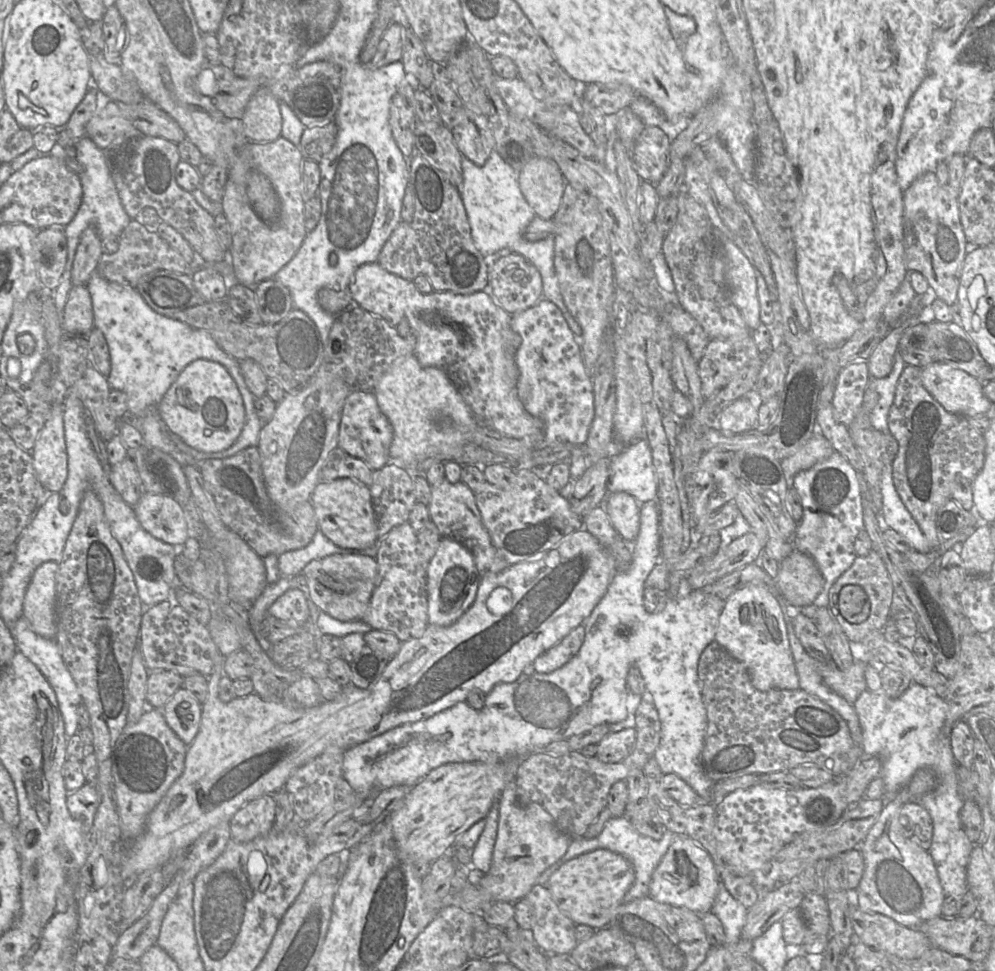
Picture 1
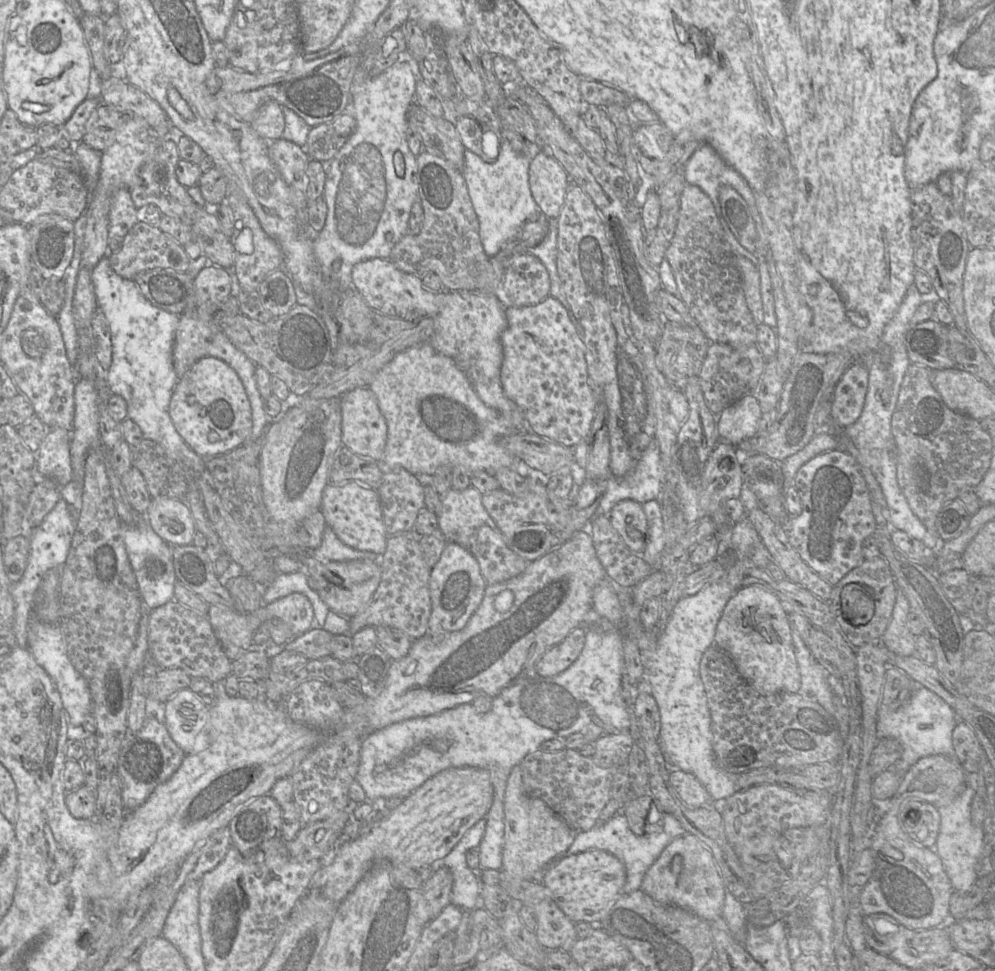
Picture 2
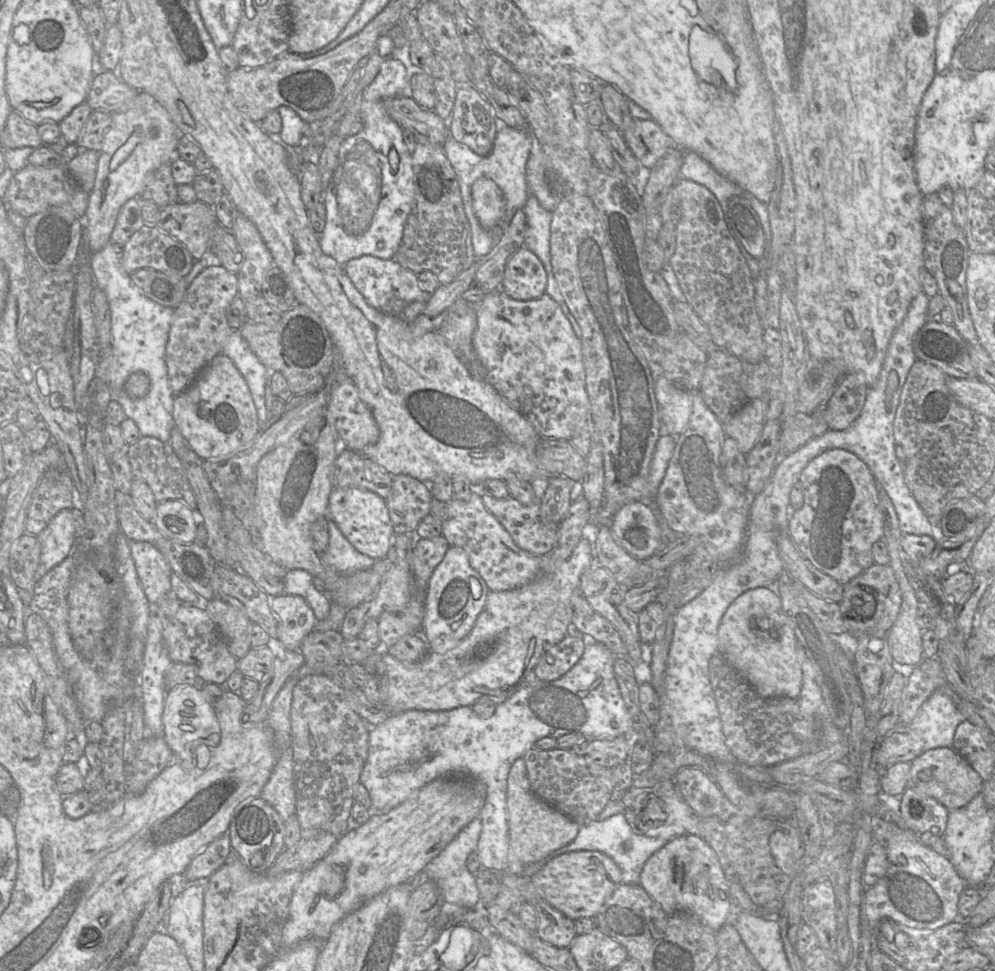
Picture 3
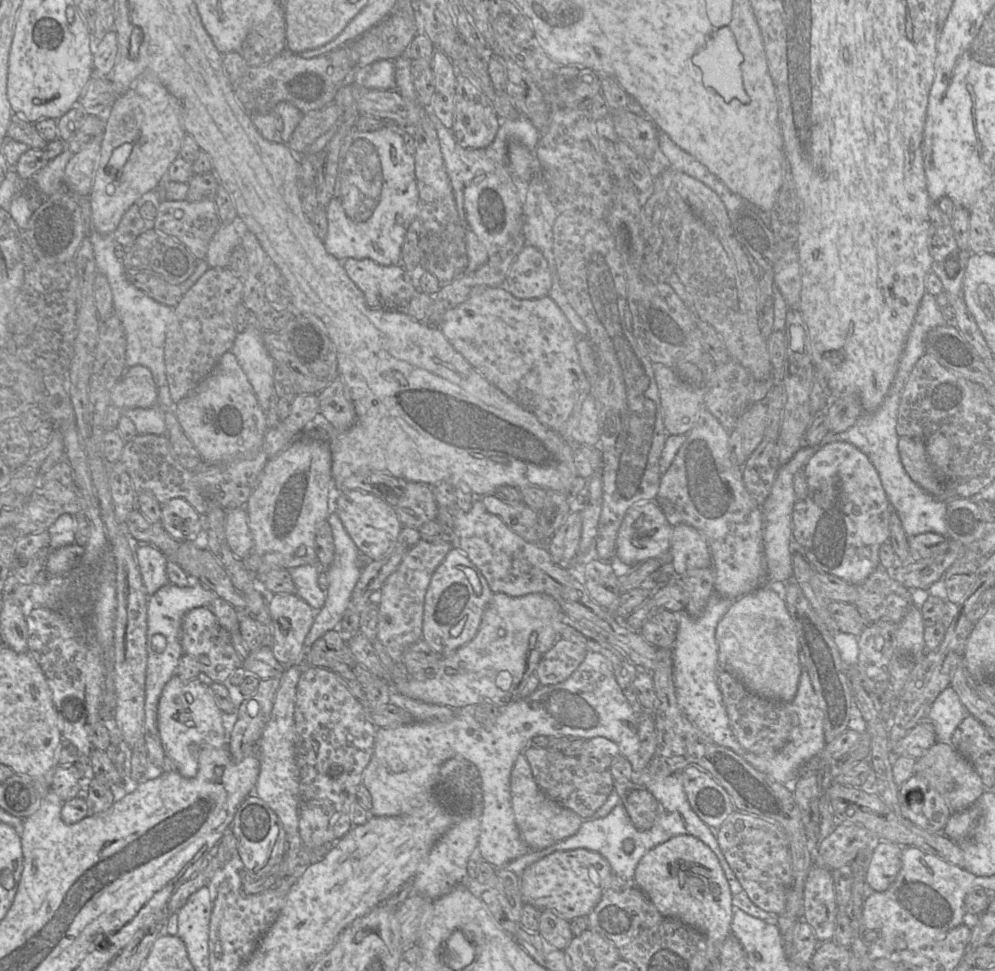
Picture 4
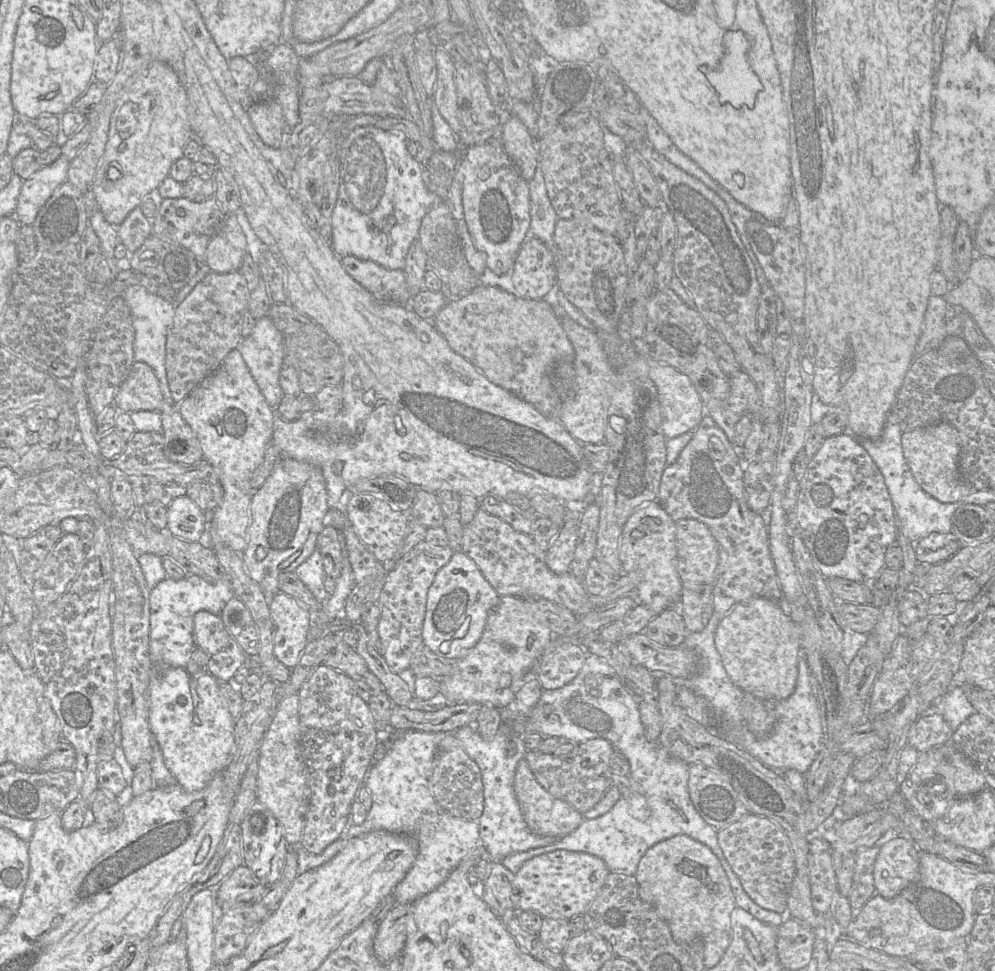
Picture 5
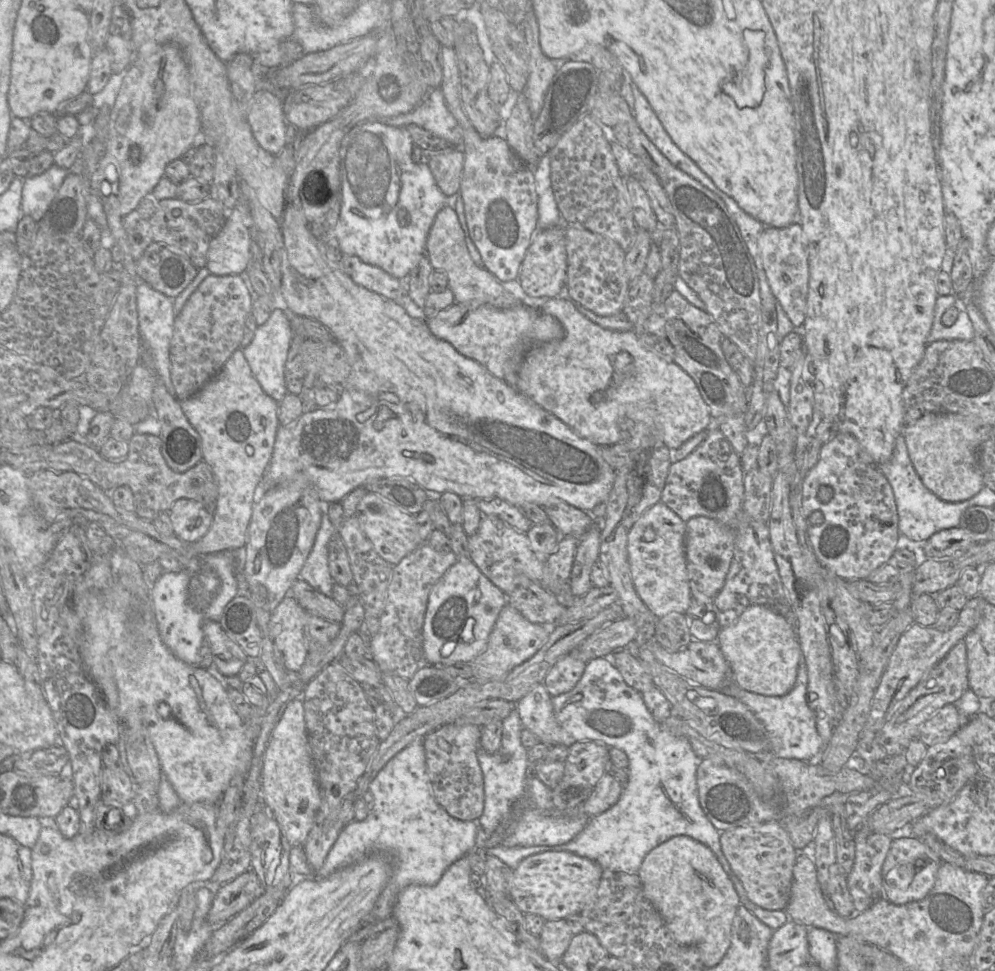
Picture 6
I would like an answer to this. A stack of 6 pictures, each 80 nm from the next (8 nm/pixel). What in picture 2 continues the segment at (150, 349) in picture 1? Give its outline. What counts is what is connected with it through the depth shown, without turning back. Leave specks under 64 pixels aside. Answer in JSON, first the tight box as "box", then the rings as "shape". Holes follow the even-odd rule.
{"box":[92,256,206,474],"shape":[[[104,256],[92,269],[92,282],[102,311],[110,325],[112,335],[112,363],[106,371],[111,393],[122,396],[127,402],[128,418],[140,427],[143,437],[159,443],[172,457],[179,460],[189,473],[200,474],[206,470],[206,458],[198,455],[176,430],[169,413],[173,391],[179,378],[173,365],[174,338],[179,315],[153,305],[141,292],[134,279],[123,278],[111,267],[109,256]]]}

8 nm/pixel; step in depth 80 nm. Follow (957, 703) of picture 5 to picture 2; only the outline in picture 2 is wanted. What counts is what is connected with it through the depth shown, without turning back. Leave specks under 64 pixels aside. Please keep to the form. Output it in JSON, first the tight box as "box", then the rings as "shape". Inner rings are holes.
{"box":[877,687,958,776],"shape":[[[925,687],[914,689],[901,707],[885,719],[877,720],[878,740],[892,738],[902,747],[900,759],[889,769],[903,776],[921,758],[934,755],[956,758],[952,733],[958,721],[954,710],[937,694]]]}

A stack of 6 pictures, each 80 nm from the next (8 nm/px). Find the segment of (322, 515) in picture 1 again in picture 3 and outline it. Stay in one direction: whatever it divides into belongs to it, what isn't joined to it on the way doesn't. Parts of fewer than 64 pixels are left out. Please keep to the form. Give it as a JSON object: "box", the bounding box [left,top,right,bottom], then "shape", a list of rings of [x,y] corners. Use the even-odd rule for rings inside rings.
{"box":[327,487,395,560],"shape":[[[334,487],[328,500],[327,516],[335,522],[349,543],[360,553],[378,560],[384,558],[395,536],[385,499],[362,488]]]}

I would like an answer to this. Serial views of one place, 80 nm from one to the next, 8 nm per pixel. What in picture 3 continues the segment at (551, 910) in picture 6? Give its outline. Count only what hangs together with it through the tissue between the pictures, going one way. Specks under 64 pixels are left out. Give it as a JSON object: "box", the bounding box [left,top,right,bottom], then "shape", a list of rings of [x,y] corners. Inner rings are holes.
{"box":[530,850,621,920],"shape":[[[580,850],[552,858],[530,880],[551,906],[566,917],[576,920],[594,919],[616,887],[621,884],[621,876],[621,869],[611,857],[600,851]]]}

